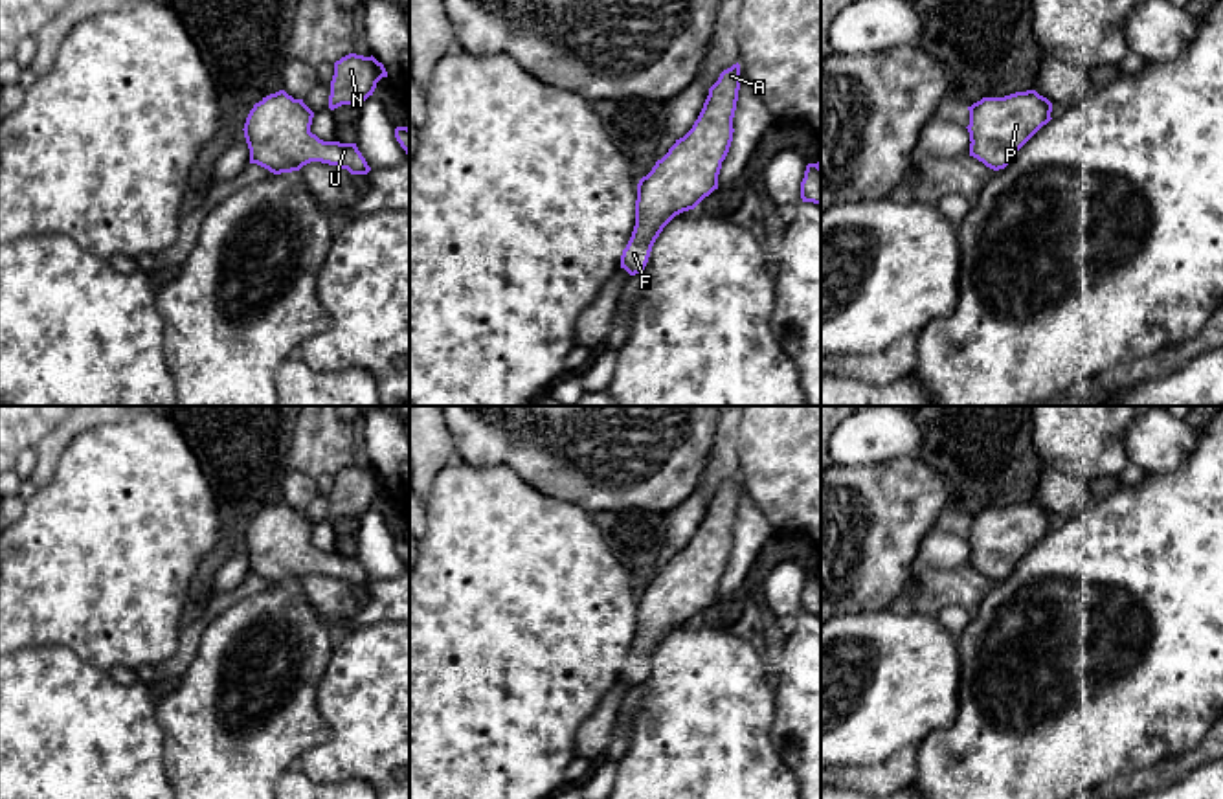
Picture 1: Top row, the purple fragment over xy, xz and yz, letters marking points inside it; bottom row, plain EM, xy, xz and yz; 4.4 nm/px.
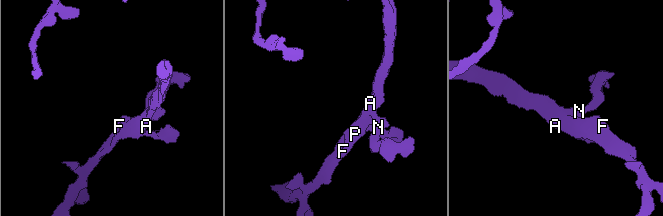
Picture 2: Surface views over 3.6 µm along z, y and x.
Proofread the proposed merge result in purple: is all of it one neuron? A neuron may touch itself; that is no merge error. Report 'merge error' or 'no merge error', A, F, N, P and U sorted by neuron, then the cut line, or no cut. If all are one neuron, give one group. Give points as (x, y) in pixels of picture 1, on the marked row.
no merge error; A F N P U; no cut

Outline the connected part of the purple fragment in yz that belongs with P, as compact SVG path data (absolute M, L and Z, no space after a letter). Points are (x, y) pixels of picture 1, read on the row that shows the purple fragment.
M1036 90L982 97L968 107L970 156L1004 169L1015 152L1052 118L1052 103Z

